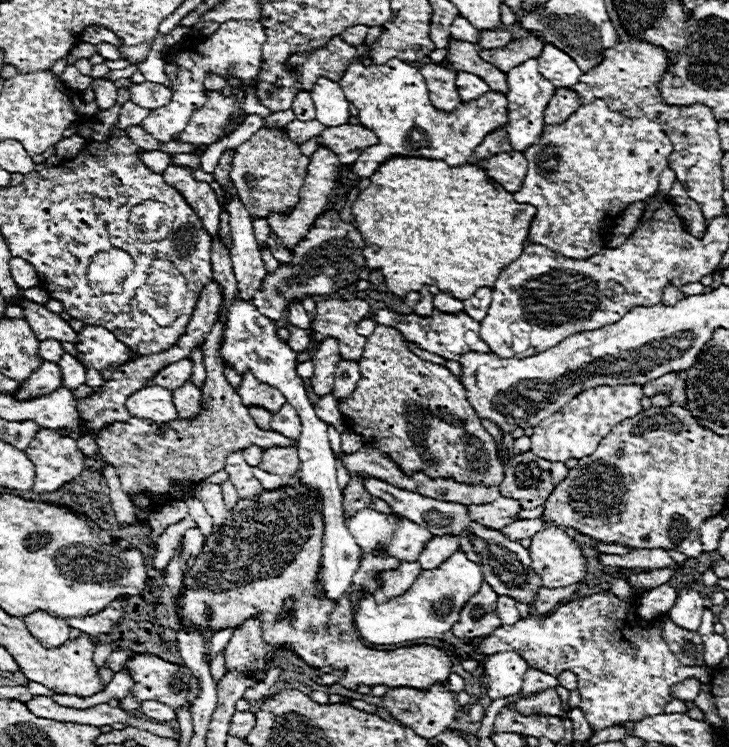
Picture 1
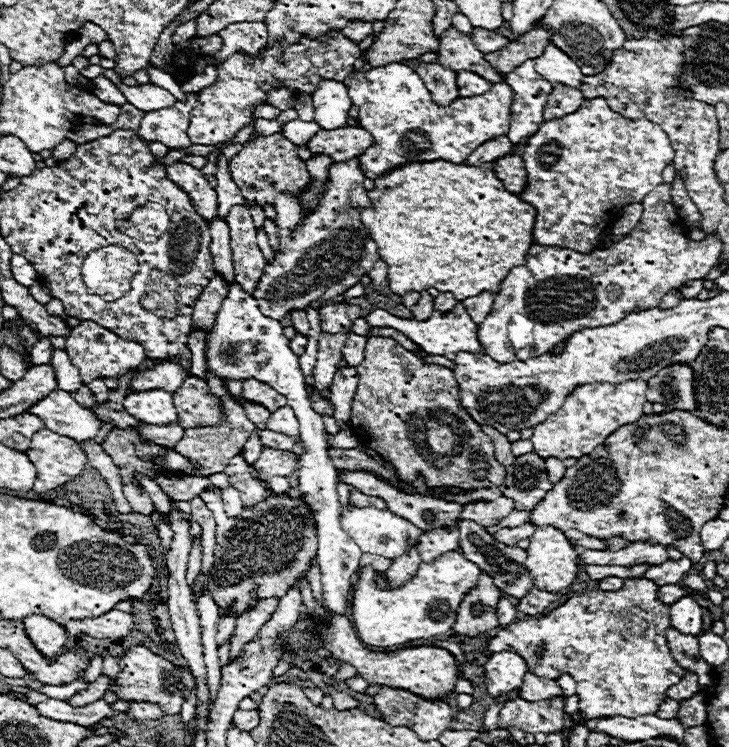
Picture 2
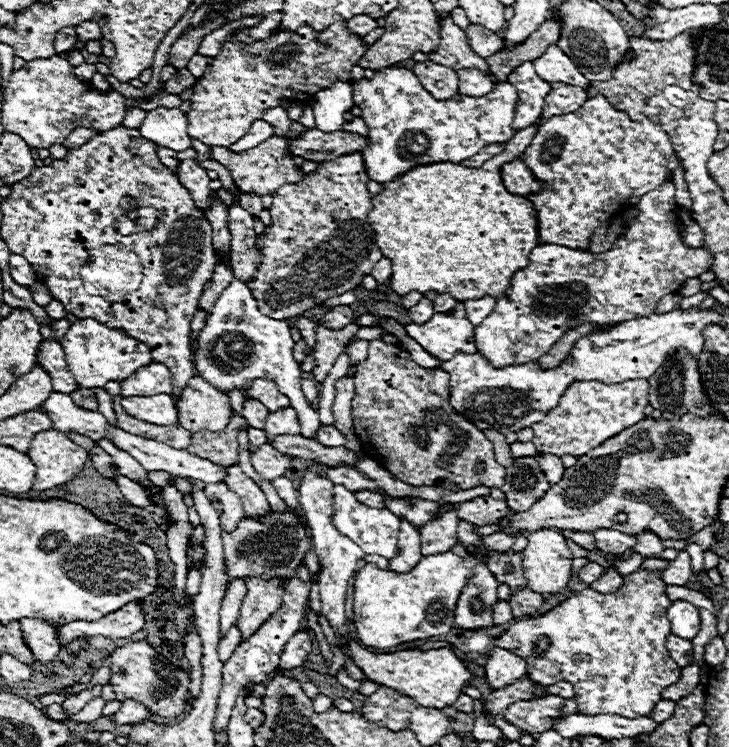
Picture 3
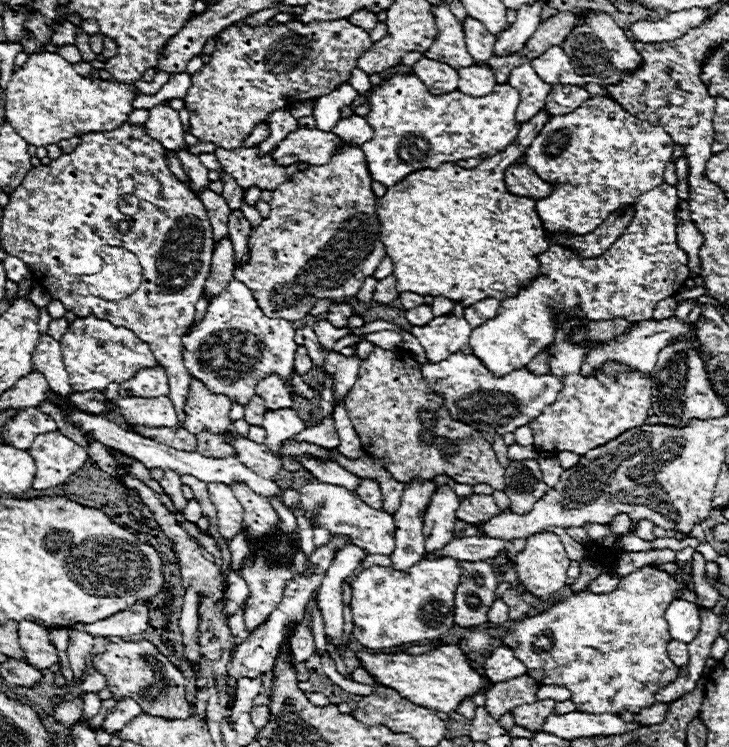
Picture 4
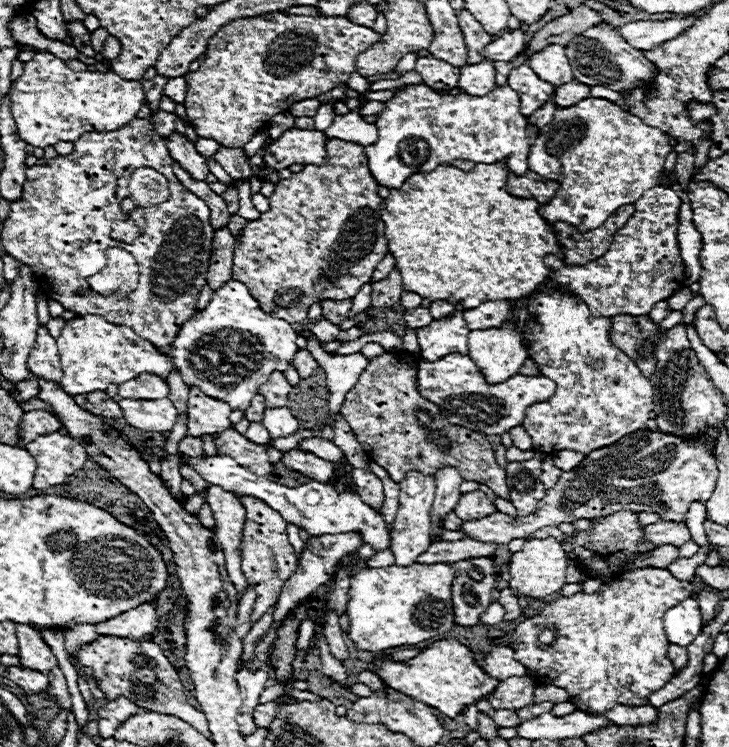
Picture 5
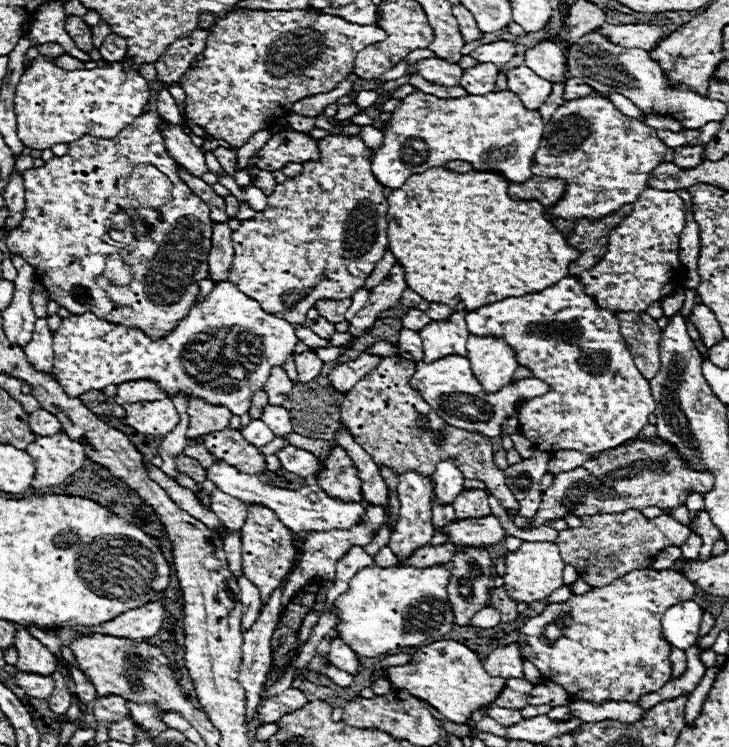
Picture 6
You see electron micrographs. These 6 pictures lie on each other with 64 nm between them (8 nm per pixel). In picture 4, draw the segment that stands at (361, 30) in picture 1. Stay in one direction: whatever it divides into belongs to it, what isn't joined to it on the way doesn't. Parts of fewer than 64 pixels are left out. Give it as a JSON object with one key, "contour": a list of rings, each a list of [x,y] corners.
{"contour":[[[366,10],[354,12],[354,16],[350,16],[348,20],[350,20],[350,24],[356,24],[358,28],[362,28],[366,32],[370,32],[378,24],[378,18],[372,12],[366,12]]]}

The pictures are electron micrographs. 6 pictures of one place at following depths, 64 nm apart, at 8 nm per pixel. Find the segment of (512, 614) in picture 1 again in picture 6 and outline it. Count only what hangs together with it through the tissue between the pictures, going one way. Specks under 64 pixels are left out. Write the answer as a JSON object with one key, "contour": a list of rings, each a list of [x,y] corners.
{"contour":[[[486,606],[482,612],[478,612],[472,622],[472,626],[478,626],[478,628],[494,628],[498,624],[500,624],[500,610],[492,606]]]}

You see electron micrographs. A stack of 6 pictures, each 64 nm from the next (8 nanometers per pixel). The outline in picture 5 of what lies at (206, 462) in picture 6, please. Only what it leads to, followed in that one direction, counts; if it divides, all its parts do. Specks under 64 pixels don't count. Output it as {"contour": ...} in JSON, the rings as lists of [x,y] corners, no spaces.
{"contour":[[[184,436],[178,444],[178,450],[182,454],[188,454],[188,456],[198,456],[198,454],[204,454],[202,452],[202,444],[200,444],[200,438],[194,438],[194,436]]]}

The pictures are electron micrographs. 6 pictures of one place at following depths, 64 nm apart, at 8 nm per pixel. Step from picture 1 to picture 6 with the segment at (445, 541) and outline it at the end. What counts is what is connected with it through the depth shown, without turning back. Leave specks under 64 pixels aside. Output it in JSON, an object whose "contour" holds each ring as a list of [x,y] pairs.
{"contour":[[[444,460],[436,466],[436,472],[432,474],[434,480],[434,488],[436,488],[436,500],[444,506],[452,504],[458,496],[458,492],[462,492],[462,482],[464,476],[458,470],[458,466],[454,464],[454,460]]]}

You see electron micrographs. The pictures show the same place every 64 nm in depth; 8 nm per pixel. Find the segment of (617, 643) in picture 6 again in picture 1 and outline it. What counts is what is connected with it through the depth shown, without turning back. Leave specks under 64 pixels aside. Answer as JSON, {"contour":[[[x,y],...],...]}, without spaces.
{"contour":[[[634,588],[632,592],[634,598],[628,602],[620,602],[610,592],[592,594],[588,598],[562,604],[546,618],[526,618],[512,626],[502,625],[498,628],[502,636],[493,632],[478,640],[474,650],[484,656],[516,650],[524,660],[528,660],[530,668],[552,676],[572,670],[578,676],[578,690],[582,696],[580,708],[592,730],[664,714],[666,704],[672,702],[670,686],[686,678],[710,684],[712,668],[698,666],[698,670],[690,670],[688,666],[682,666],[652,622],[646,622],[636,614],[636,598],[644,592]]]}

